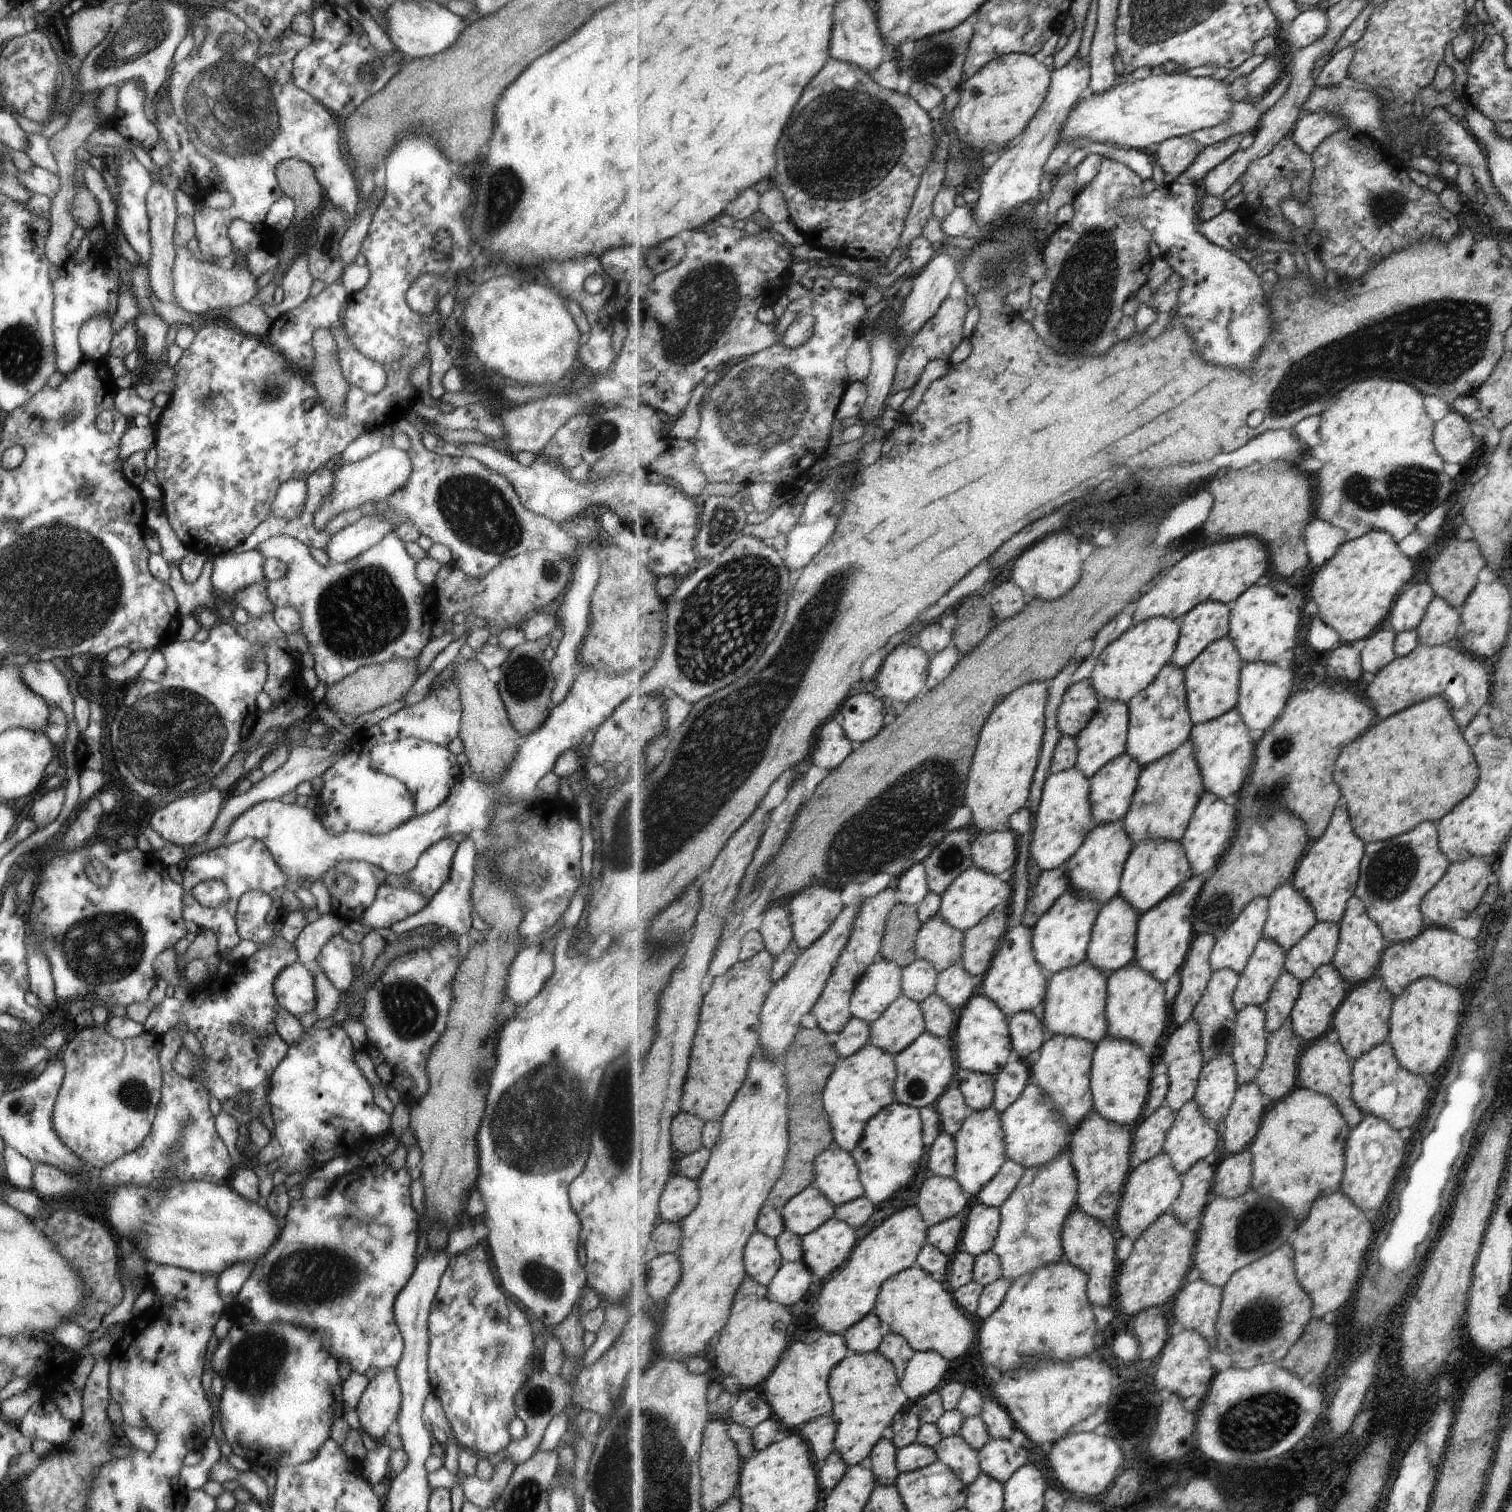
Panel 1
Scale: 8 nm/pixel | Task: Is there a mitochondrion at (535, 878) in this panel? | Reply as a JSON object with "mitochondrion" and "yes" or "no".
{"mitochondrion":"yes"}

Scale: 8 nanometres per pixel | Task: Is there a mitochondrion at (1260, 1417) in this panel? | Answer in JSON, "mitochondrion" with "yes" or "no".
{"mitochondrion":"yes"}

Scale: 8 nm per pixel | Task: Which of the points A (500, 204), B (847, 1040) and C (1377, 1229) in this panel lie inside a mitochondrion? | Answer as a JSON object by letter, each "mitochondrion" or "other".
{"A":"mitochondrion","B":"other","C":"other"}

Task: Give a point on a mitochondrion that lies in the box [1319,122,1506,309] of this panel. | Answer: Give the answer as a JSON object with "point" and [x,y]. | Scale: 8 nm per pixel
{"point":[1384,206]}

